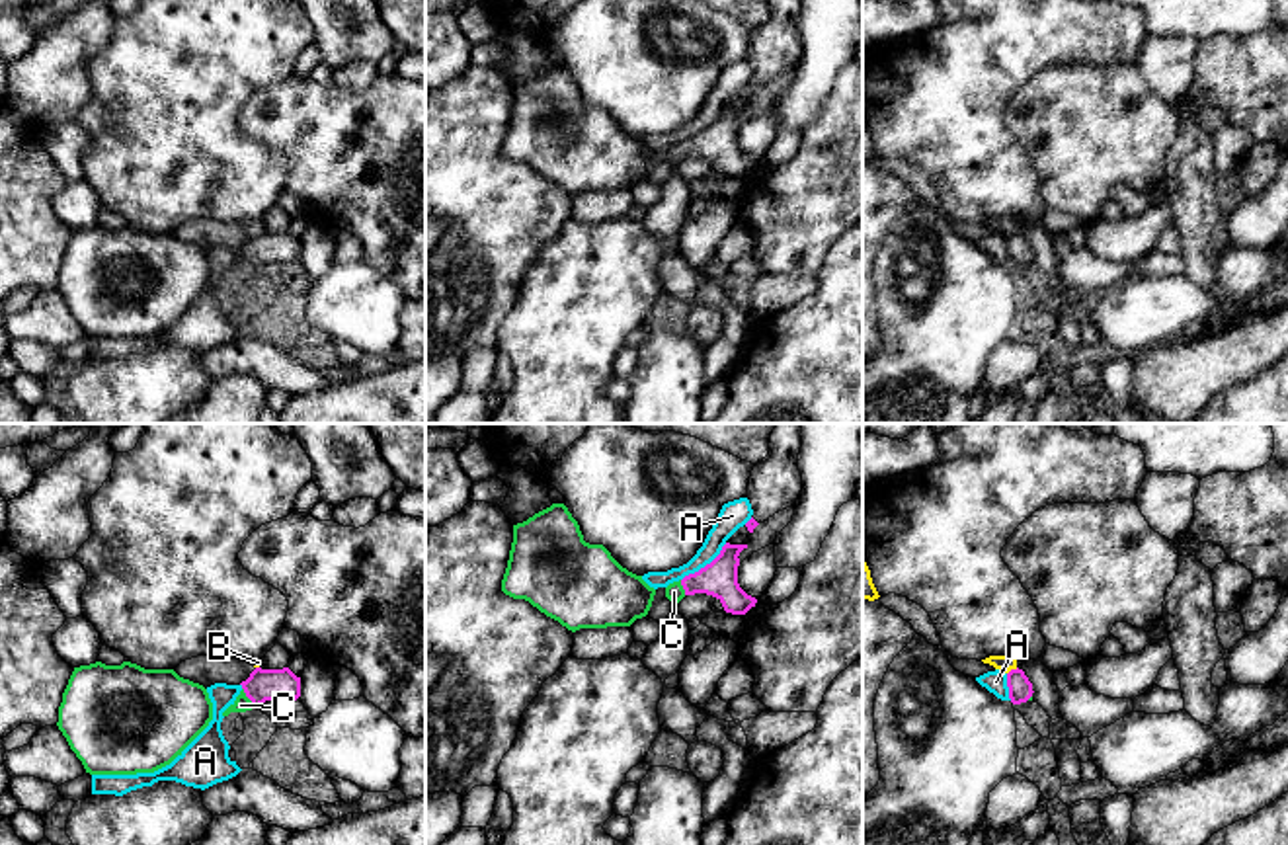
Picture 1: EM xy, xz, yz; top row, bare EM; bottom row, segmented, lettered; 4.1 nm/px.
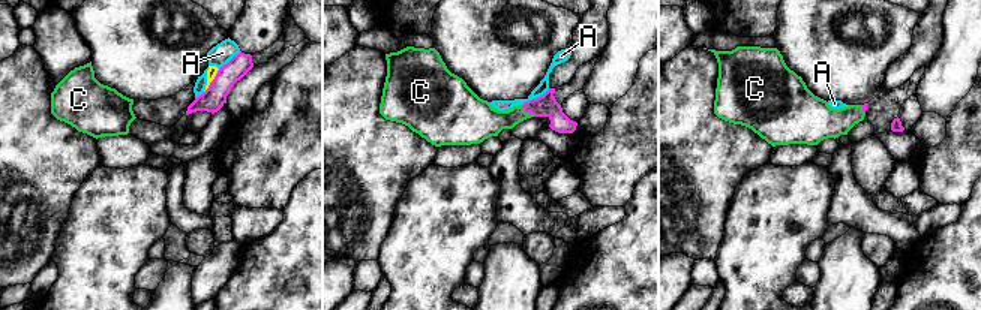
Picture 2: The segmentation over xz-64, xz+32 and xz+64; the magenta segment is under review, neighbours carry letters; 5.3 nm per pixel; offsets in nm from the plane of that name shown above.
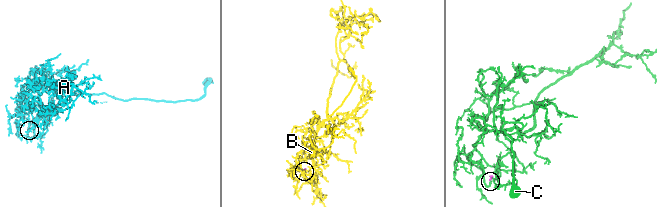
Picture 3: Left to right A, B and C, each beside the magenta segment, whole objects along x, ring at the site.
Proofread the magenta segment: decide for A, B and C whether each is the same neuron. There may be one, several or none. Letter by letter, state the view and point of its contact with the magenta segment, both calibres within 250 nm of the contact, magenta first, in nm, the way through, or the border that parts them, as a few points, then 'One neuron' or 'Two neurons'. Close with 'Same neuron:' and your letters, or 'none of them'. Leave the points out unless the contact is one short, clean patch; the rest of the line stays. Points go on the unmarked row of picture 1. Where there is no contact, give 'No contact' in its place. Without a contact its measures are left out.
A: Touches magenta at xz (707, 127). Thickness 150 nm (magenta) against 120 nm. Two neurons
B: Touches magenta at yz (1011, 233). Thickness 100 nm (magenta) against 70 nm. Boundary: yz (1017, 231), (1007, 237). Two neurons
C: Touches magenta at xy (246, 258). Thickness 130 nm (magenta) against 70 nm. Path across: xy (262, 248), (246, 258), (242, 266). One neuron
Same neuron: C

